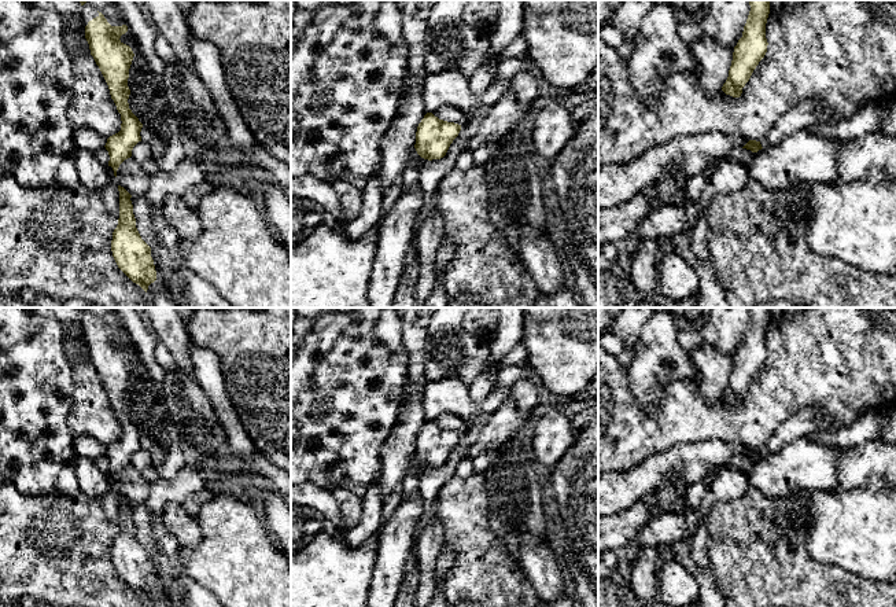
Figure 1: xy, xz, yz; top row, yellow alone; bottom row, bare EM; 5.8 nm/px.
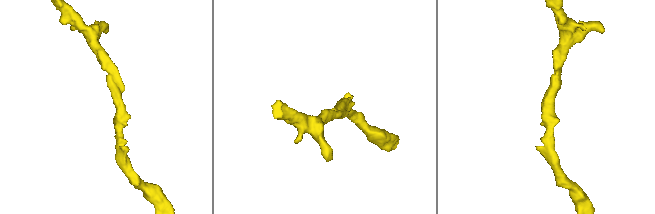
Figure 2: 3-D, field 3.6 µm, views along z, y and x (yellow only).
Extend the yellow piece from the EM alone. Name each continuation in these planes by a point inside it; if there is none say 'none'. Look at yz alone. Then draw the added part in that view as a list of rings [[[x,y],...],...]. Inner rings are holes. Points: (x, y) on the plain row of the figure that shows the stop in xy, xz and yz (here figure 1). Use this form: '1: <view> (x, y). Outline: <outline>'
none

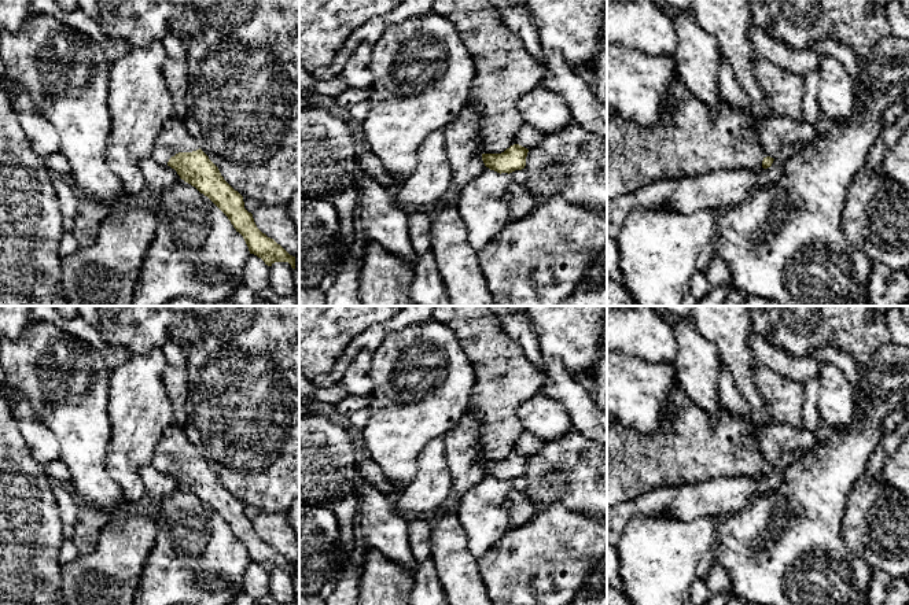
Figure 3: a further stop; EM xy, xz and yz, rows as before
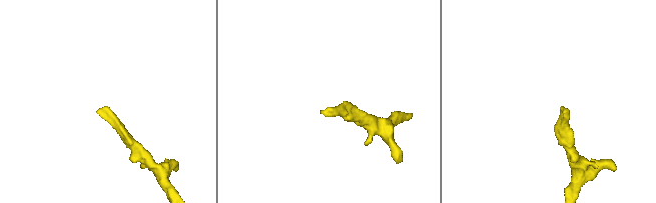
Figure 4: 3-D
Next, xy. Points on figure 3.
1: xy (173, 445). Outline: [[[173,424],[162,434],[152,464],[161,472],[168,472],[176,461],[196,457],[199,457],[199,451],[188,442],[183,428]]]

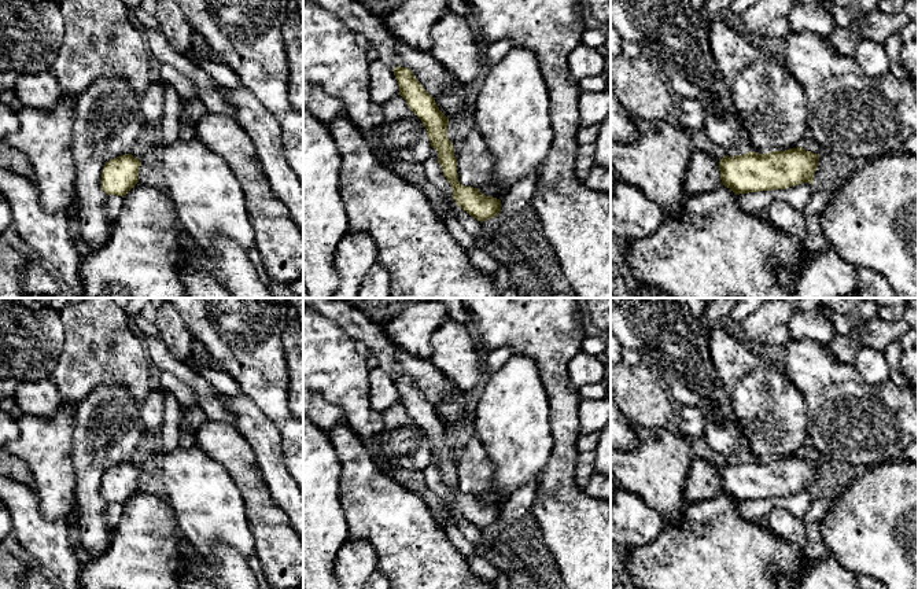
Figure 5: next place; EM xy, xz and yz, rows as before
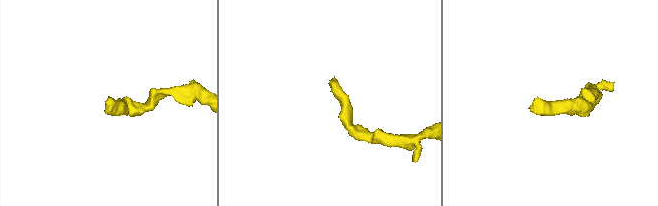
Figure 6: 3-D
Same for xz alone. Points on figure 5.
1: xz (353, 321). Outline: [[[303,298],[303,305],[336,323],[353,339],[362,340],[377,358],[379,368],[392,378],[397,375],[397,347],[384,334],[381,325],[350,306],[343,298]]]

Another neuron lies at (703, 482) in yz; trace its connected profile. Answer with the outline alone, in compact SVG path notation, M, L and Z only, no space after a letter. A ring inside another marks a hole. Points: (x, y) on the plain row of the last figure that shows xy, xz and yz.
M693 459L685 486L685 501L687 504L712 498L719 492L719 467L704 459Z

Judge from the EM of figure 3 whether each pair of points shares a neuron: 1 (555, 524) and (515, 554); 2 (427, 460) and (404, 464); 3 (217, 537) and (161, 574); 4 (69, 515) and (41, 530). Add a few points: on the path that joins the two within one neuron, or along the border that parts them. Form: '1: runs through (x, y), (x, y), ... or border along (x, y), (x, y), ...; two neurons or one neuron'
1: runs through (545, 534), (525, 554); one neuron
2: border along (438, 436), (424, 446), (418, 472), (400, 489); two neurons
3: runs through (206, 553), (203, 560), (188, 561), (177, 568); one neuron
4: border along (52, 487), (61, 531), (65, 537); two neurons

